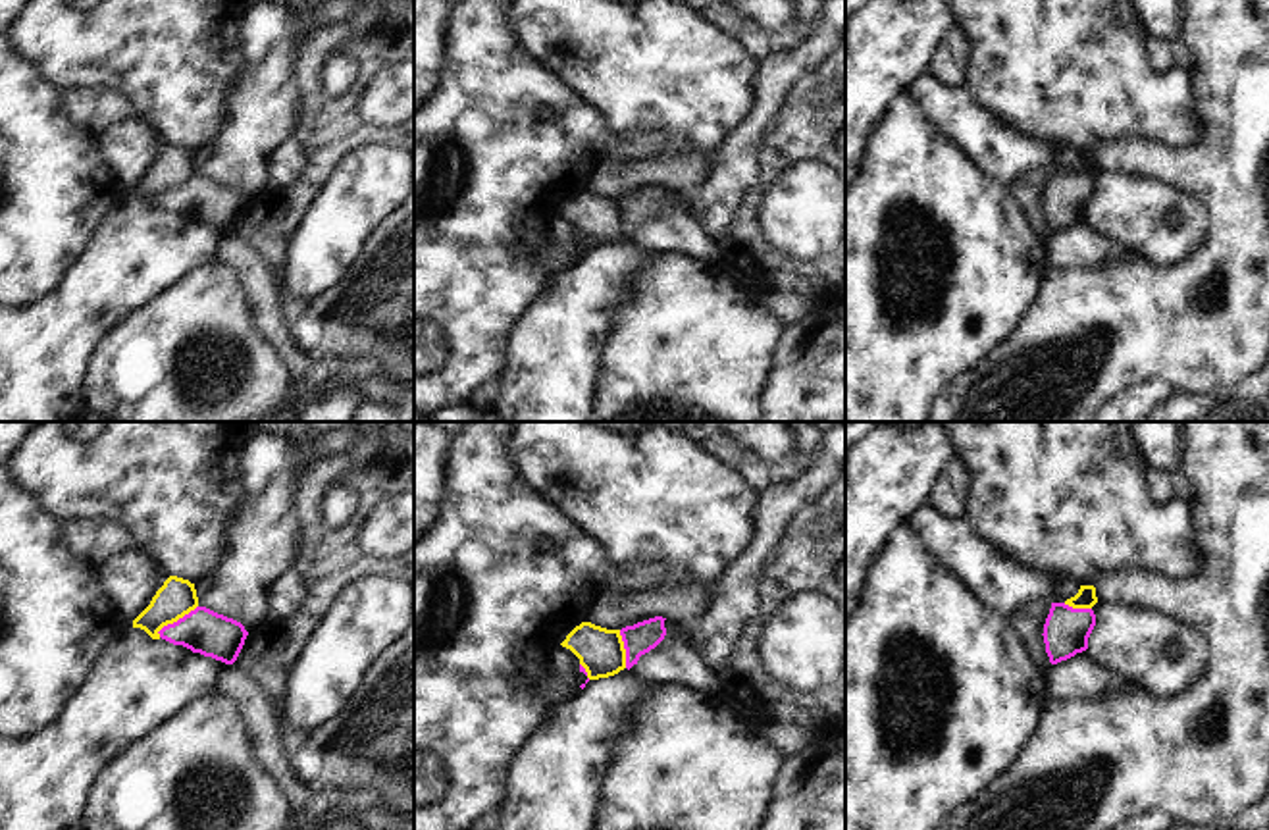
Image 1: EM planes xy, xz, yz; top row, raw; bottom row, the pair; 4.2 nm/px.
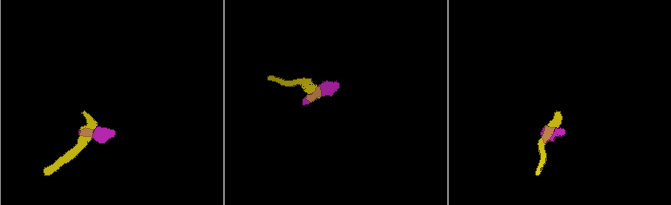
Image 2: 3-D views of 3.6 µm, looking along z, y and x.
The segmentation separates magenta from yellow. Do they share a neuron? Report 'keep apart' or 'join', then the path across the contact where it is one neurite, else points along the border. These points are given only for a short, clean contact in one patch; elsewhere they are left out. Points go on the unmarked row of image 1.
keep apart; border xy (197, 174), (168, 191), (158, 205)

